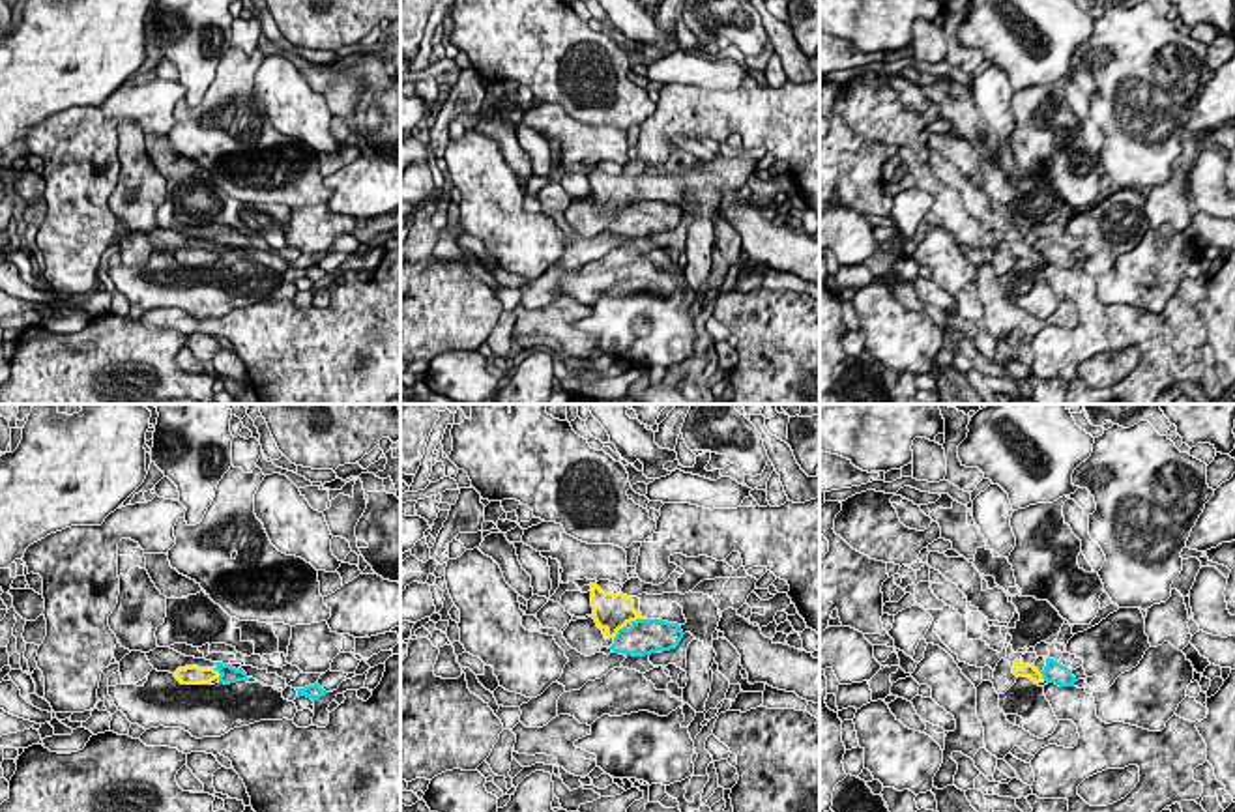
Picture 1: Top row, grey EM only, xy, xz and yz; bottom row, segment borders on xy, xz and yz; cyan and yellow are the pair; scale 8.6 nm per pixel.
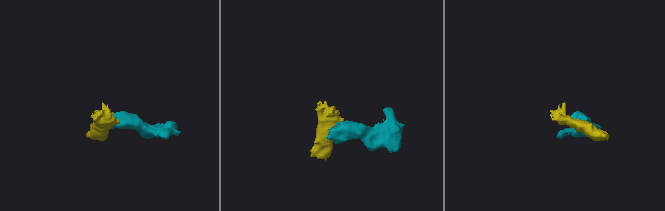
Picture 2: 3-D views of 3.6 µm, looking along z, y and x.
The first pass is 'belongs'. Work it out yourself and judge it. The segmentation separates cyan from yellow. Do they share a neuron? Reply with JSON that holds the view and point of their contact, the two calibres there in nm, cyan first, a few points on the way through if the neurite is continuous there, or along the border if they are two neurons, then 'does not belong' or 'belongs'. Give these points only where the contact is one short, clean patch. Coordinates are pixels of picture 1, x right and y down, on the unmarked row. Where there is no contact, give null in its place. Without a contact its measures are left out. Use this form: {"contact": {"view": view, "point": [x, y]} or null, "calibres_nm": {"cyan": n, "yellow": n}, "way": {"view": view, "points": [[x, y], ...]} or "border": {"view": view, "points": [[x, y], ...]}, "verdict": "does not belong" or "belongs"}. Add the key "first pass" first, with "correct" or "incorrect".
{"first pass": "incorrect", "contact": {"view": "xz", "point": [627, 204]}, "calibres_nm": {"cyan": 320, "yellow": 320}, "border": {"view": "xz", "points": [[640, 199], [625, 204], [614, 219]]}, "verdict": "does not belong"}

